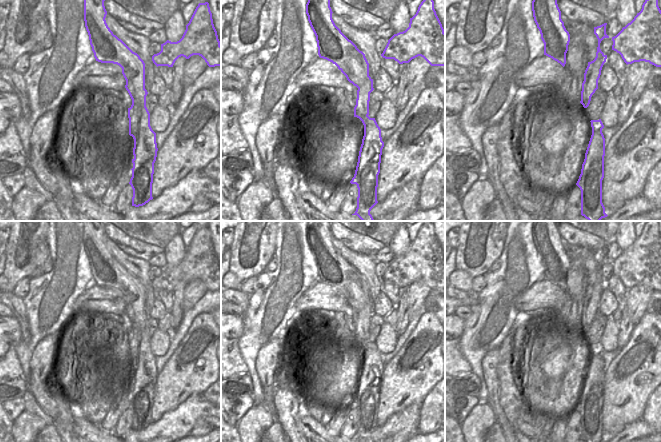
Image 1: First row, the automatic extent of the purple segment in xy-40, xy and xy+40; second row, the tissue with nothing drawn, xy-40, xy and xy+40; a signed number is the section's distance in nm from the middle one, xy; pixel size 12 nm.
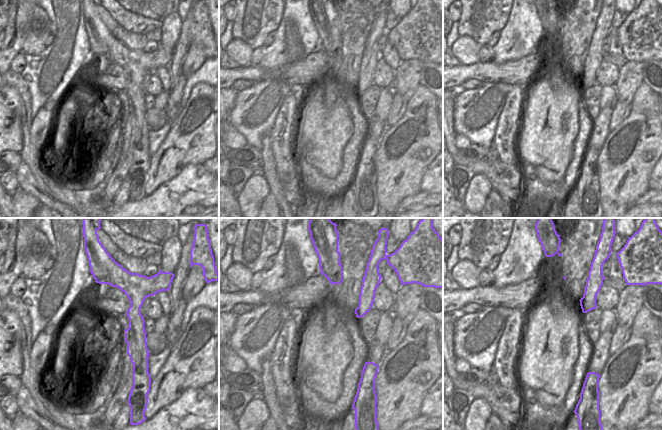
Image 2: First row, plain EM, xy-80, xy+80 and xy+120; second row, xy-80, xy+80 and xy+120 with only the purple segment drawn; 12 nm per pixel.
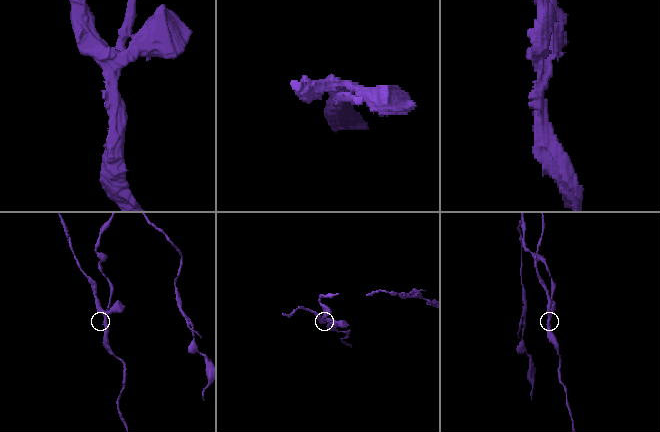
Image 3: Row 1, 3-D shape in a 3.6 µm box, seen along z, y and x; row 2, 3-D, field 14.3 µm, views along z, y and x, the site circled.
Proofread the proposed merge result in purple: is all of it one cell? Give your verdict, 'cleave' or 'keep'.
cleave

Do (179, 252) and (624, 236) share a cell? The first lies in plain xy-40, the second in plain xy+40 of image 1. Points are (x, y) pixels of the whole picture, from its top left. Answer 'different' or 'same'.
same

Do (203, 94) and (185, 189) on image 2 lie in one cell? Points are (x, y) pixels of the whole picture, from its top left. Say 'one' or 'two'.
two

